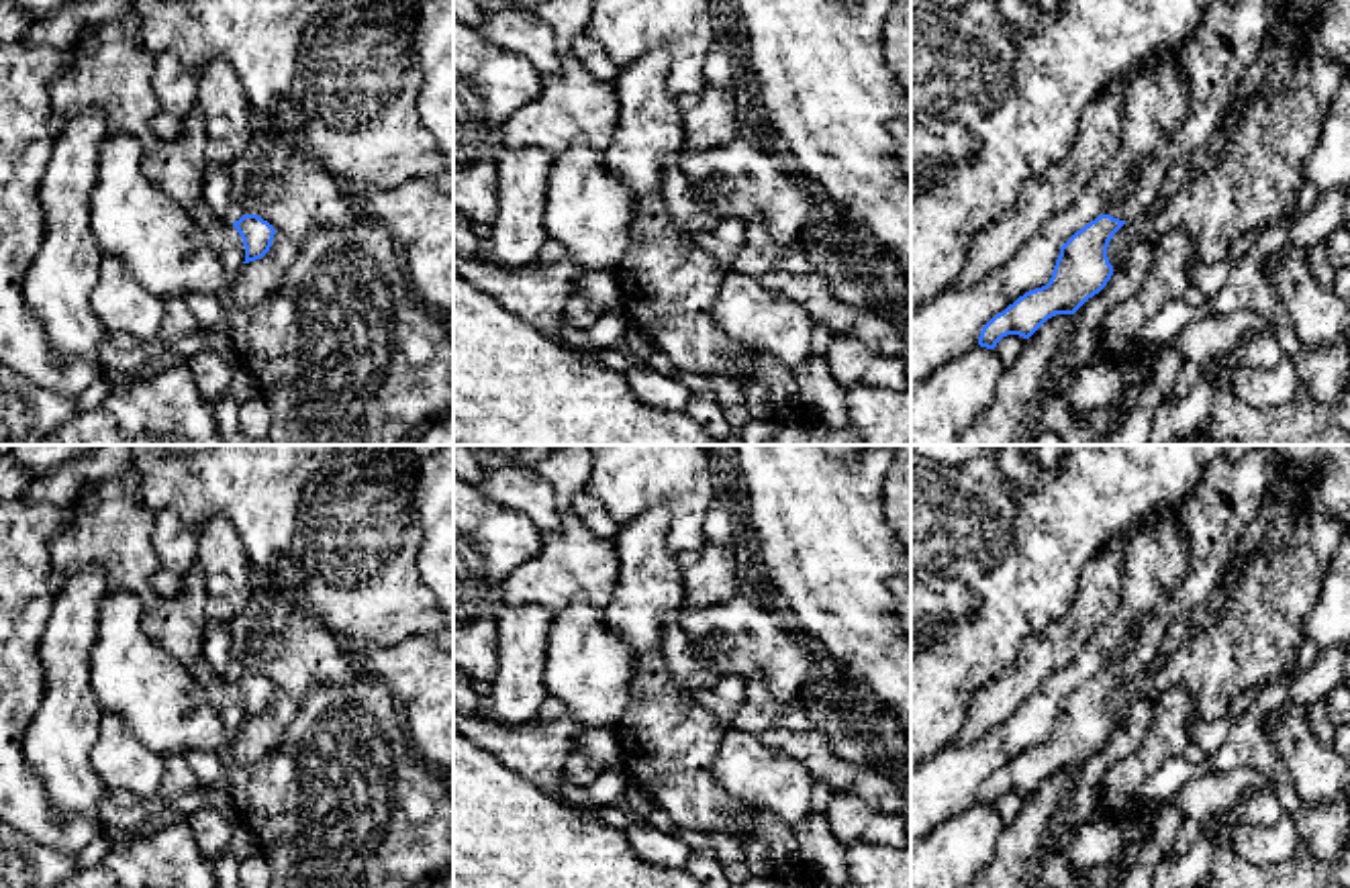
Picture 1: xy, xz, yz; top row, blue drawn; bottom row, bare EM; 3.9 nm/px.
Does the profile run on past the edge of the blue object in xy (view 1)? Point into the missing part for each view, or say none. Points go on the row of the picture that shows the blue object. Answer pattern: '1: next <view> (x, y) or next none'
1: next xy (219, 194)

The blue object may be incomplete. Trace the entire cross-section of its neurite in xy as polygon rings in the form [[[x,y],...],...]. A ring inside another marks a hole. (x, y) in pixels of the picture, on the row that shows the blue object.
[[[208,165],[202,194],[212,212],[241,235],[243,263],[261,259],[270,251],[276,229],[261,216],[243,212],[231,184],[231,167]]]

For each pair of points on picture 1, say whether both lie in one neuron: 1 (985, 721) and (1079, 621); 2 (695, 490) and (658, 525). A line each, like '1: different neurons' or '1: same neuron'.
1: same neuron
2: different neurons

